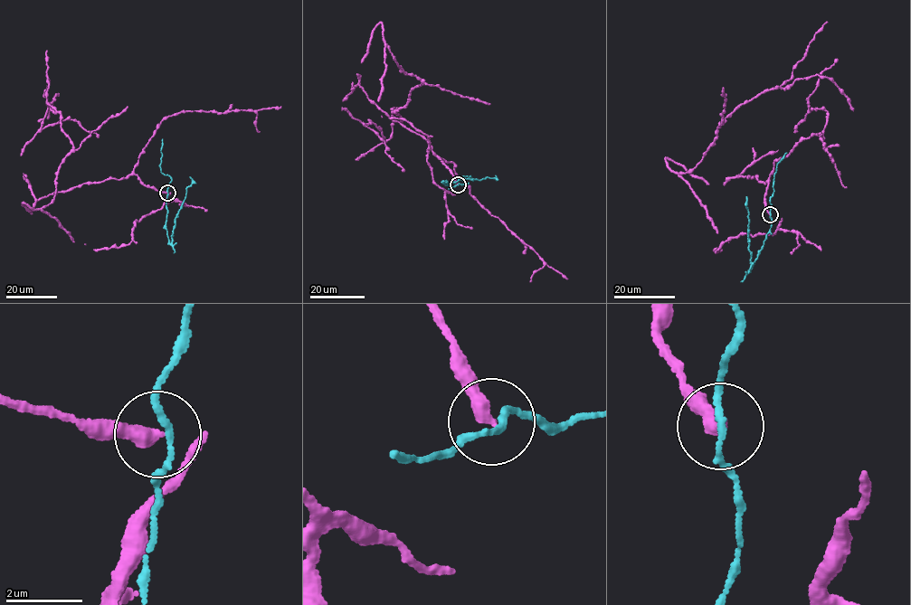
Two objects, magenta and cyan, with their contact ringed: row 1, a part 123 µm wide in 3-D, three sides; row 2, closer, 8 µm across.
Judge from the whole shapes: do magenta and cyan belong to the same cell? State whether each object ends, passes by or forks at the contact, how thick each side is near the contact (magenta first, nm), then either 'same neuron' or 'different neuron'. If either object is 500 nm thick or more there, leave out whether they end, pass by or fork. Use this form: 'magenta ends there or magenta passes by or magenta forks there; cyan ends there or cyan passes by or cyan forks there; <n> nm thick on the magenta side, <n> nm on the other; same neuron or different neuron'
magenta ends there; cyan passes by; 400 nm thick on the magenta side, 150 nm on the other; different neuron

